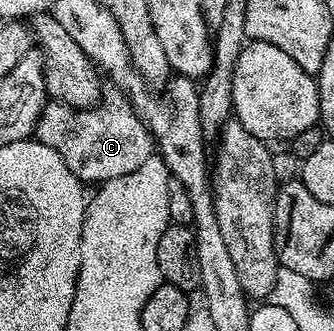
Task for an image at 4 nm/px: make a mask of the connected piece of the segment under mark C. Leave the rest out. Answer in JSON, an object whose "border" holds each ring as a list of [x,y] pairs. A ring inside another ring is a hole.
{"border":[[[58,101],[46,102],[35,132],[37,141],[55,149],[71,173],[89,185],[123,177],[131,169],[139,169],[155,153],[153,135],[132,106],[116,107],[113,103],[101,106],[89,105],[82,109]]]}

